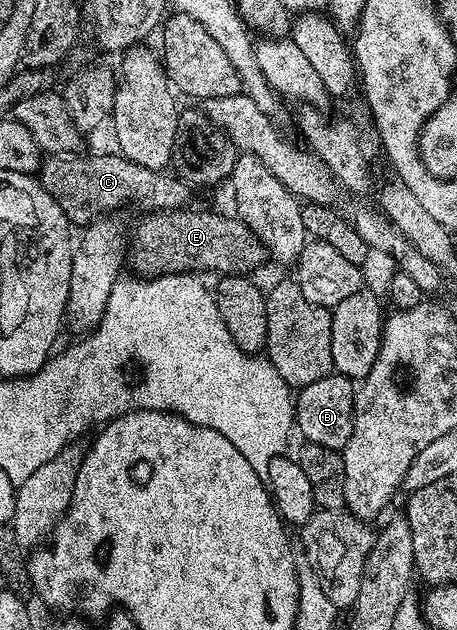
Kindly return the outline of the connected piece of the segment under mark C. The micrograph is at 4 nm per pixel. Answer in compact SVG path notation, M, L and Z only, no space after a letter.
M49 154L41 161L39 183L55 198L70 225L88 226L106 214L113 214L124 204L138 204L141 210L171 212L186 207L190 185L176 174L152 172L125 156L81 156L82 154Z

